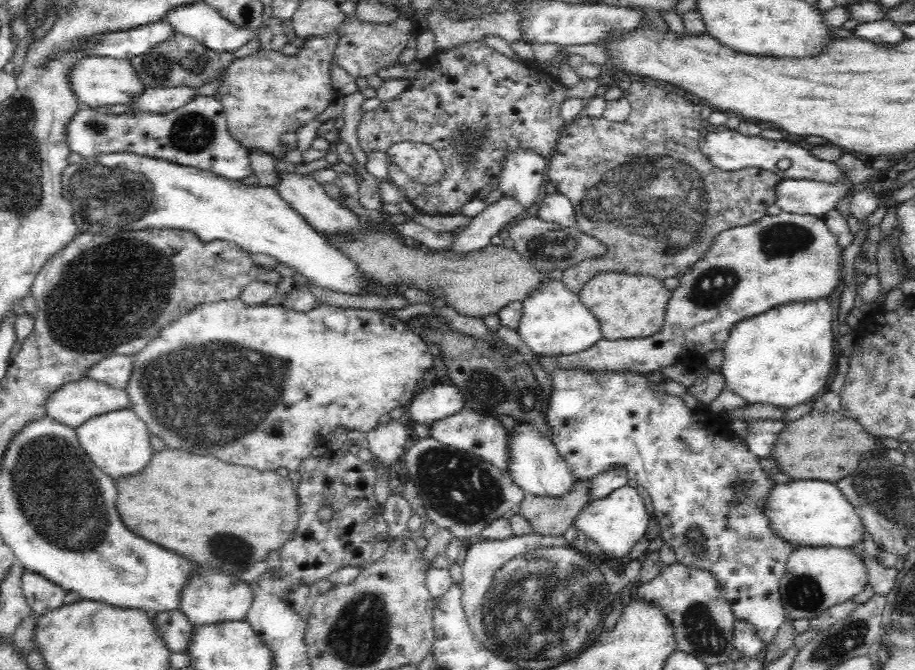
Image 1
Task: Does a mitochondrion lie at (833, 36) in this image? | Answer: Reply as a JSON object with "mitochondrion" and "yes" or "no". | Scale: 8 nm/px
{"mitochondrion":"no"}

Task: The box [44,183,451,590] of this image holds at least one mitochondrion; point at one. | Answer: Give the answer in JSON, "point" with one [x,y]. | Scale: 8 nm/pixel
{"point":[245,386]}

